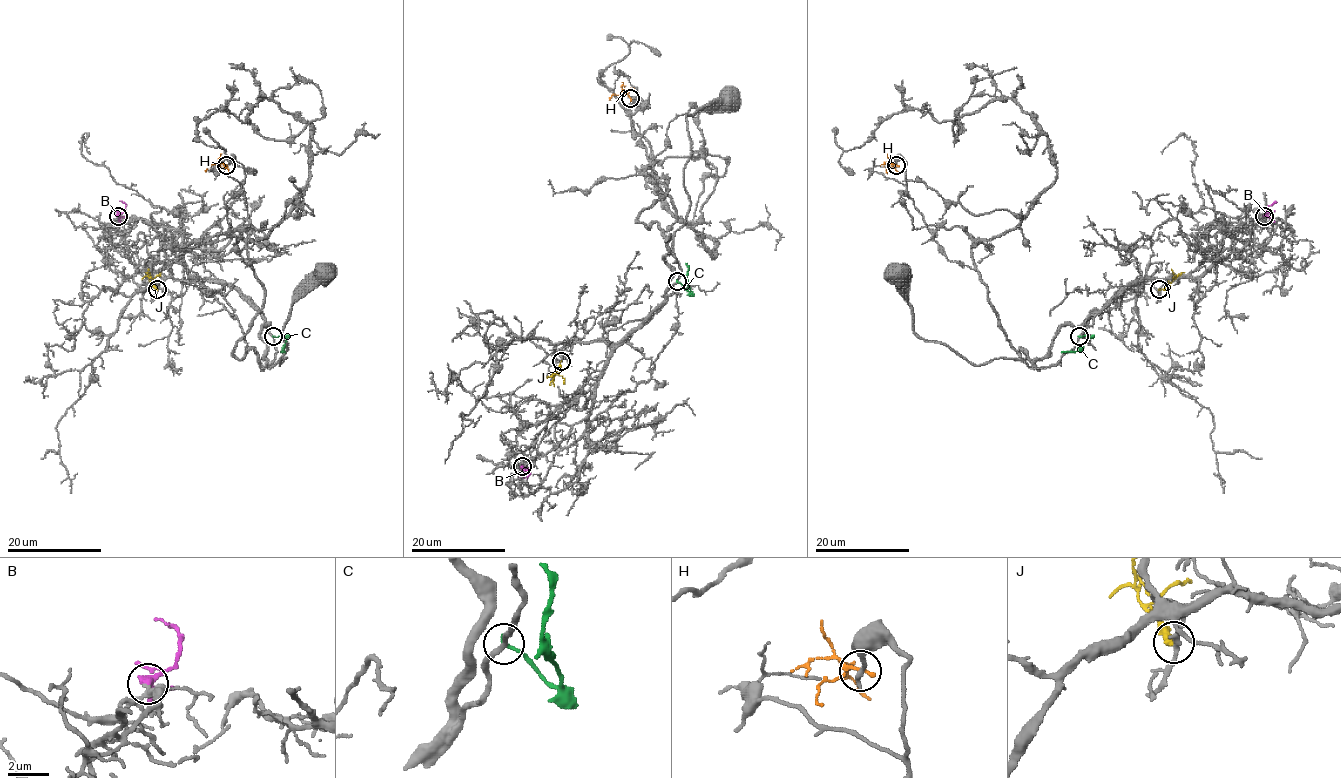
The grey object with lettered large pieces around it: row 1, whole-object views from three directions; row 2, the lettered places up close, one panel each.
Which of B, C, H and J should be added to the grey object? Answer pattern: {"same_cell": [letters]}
{"same_cell": ["B", "J"]}

